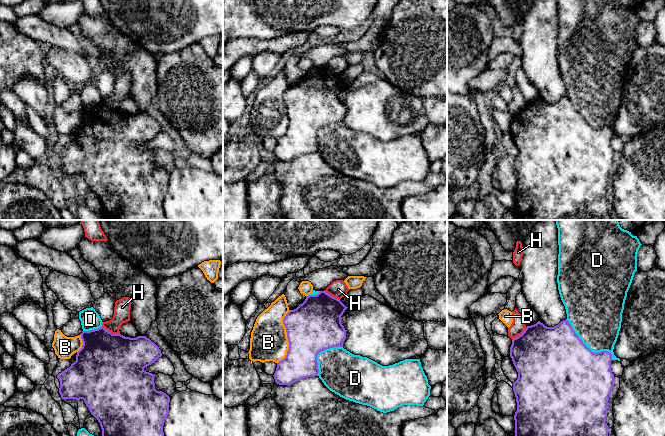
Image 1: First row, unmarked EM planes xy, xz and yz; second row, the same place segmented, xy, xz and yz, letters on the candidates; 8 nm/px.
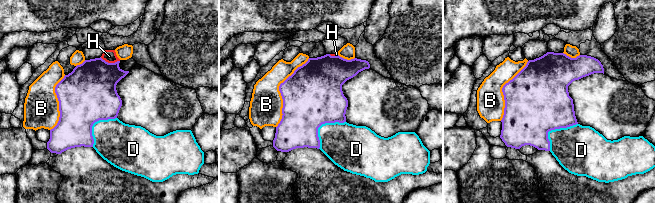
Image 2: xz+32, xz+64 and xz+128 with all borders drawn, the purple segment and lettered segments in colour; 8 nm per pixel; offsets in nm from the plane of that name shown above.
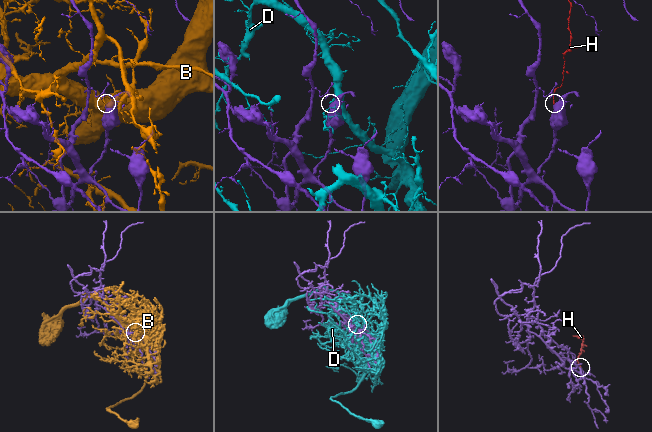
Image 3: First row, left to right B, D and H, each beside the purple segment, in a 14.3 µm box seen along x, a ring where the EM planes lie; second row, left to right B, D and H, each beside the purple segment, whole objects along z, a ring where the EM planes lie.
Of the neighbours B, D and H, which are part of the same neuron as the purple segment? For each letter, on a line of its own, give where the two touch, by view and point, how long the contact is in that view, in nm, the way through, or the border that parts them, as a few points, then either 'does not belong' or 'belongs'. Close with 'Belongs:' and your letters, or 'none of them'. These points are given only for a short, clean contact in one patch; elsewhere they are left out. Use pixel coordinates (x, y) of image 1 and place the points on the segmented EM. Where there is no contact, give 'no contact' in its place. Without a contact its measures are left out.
B: xz (287, 337) | 440 nm | does not belong
D: yz (587, 347) | 500 nm | does not belong
H: xy (110, 332) | 160 nm | along xy (102, 325), (112, 333), (119, 334) | does not belong
Belongs: none of them

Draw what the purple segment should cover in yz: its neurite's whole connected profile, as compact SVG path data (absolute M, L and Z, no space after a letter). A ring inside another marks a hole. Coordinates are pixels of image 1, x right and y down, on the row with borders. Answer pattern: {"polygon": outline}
{"polygon": "M566 319L554 327L547 327L540 321L534 325L527 326L521 335L512 339L510 357L518 372L518 378L513 383L513 391L517 402L517 411L514 415L515 436L608 436L606 417L610 393L614 386L614 374L611 370L612 354L610 352L592 352L575 333Z"}

